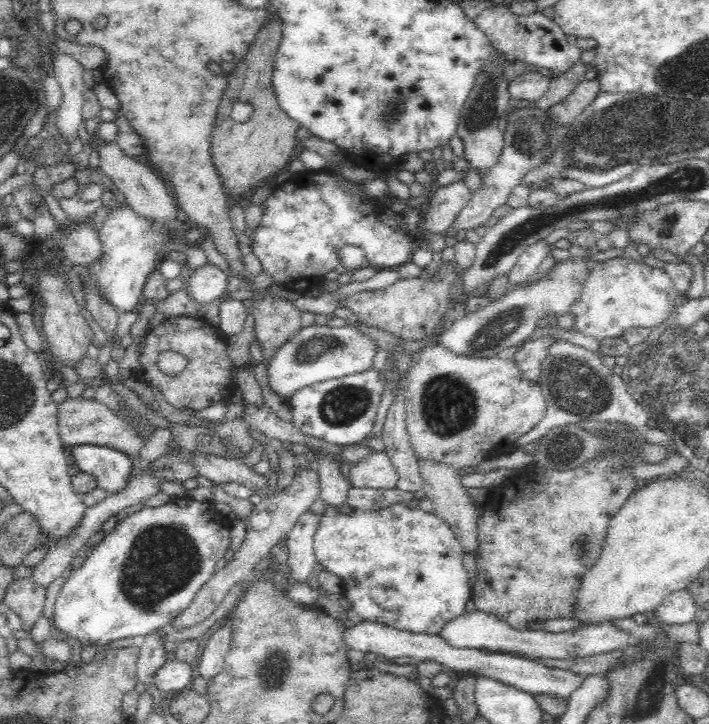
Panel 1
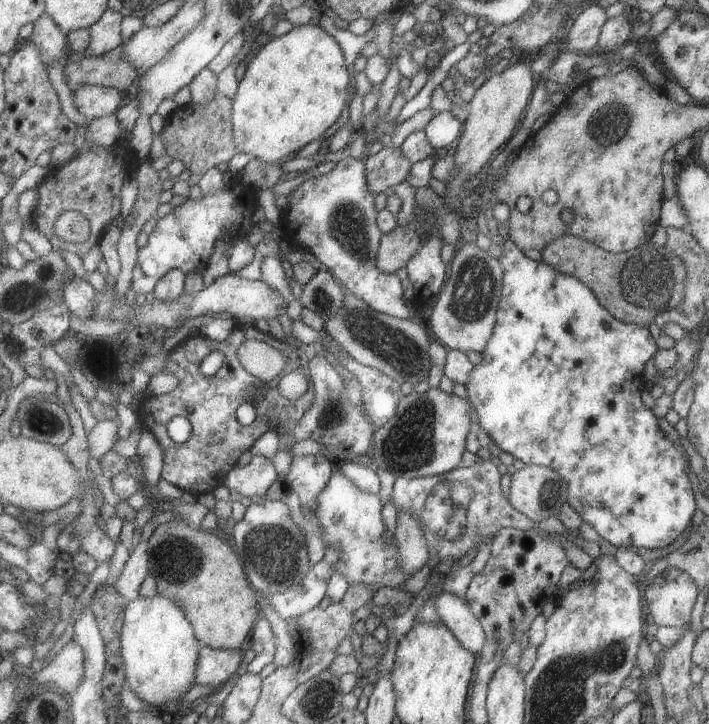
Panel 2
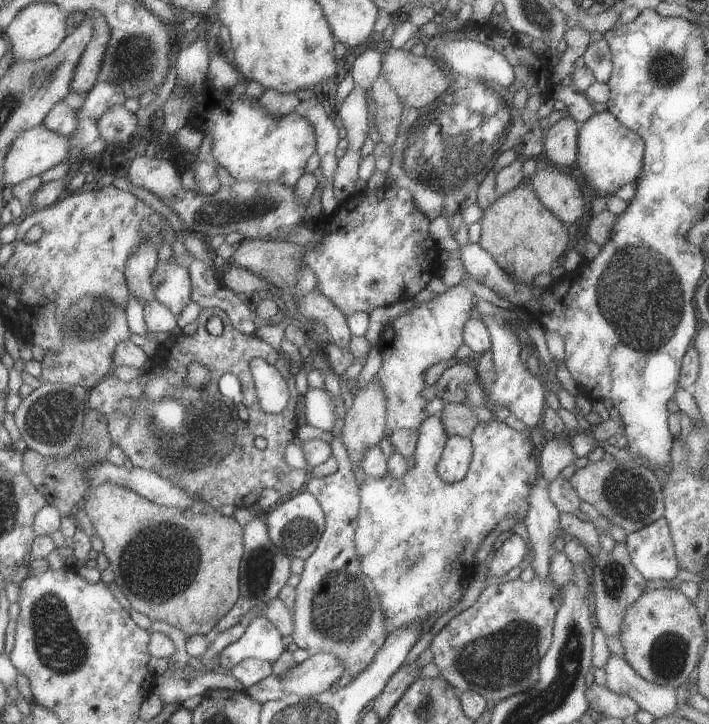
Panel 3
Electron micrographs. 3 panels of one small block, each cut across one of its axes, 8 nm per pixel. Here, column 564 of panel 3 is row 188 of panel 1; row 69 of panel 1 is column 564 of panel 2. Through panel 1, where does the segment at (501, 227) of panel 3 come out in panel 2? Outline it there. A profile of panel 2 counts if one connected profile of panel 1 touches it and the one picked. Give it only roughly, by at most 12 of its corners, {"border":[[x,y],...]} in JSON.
{"border":[[561,236],[541,260],[615,320],[648,328],[683,298],[685,266],[649,242],[609,254]]}

